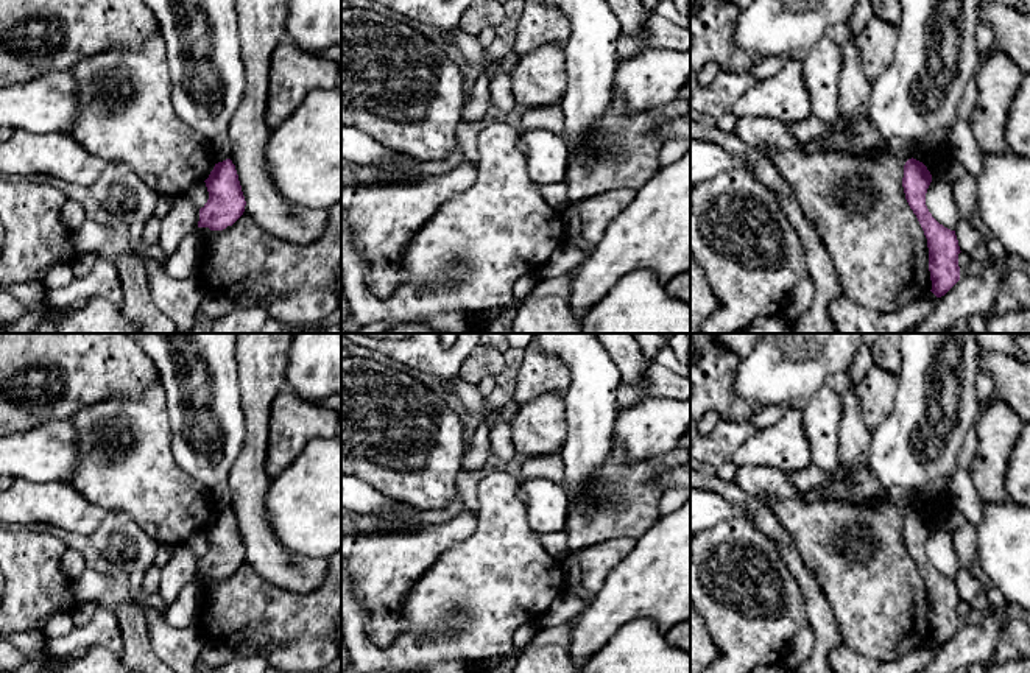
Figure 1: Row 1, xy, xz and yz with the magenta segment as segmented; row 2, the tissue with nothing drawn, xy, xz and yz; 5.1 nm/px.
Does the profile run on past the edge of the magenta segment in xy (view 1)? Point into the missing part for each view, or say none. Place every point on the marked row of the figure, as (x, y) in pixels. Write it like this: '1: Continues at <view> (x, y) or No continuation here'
1: No continuation here

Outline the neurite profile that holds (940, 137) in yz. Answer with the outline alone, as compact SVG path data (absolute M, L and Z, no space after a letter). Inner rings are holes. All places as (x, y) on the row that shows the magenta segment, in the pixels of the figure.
M943 128L943 129L937 129L918 139L913 143L912 157L919 162L926 162L932 150L937 150L940 146L949 146L949 131L951 128Z

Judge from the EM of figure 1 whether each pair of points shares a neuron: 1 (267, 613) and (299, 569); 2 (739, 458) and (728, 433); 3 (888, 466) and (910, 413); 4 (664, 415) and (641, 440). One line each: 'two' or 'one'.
1: two
2: two
3: one
4: one

